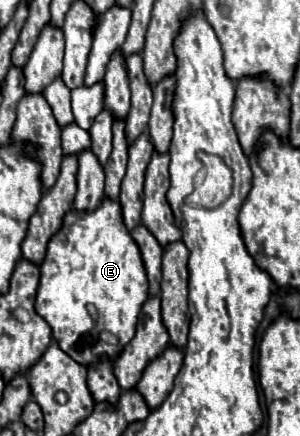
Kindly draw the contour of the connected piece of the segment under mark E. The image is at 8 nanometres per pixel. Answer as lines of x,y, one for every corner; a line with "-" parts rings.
103,196
101,204
93,212
77,212
75,208
71,208
63,218
61,230
49,240
47,258
41,264
35,310
49,322
59,348
67,352
75,362
89,368
97,364
103,354
115,360
123,346
133,338
141,306
149,298
147,290
149,282
145,264
141,260
137,242
131,238
123,222
121,204
119,200

